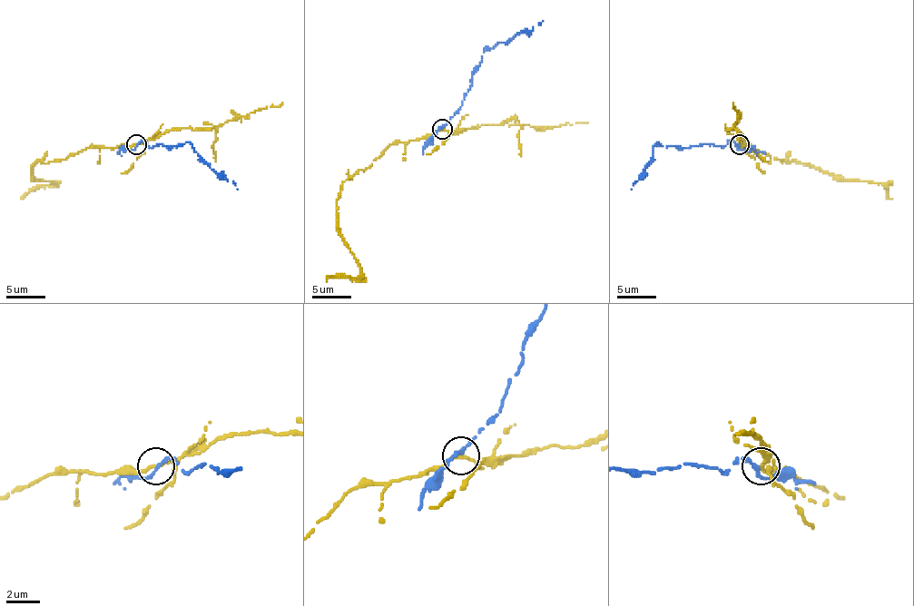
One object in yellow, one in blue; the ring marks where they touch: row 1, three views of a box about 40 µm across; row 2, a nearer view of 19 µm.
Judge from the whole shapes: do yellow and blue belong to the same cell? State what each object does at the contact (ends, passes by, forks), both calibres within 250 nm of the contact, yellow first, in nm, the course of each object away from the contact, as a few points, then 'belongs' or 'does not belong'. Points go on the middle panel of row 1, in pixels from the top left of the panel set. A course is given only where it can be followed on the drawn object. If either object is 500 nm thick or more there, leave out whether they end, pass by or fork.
yellow passes by; blue passes by; 200 nm thick on the yellow side, 240 nm on the other; yellow runs (442, 129), (415, 141), (393, 142), (342, 183), (336, 222), (359, 274), (327, 281); blue runs (442, 129), (462, 105), (464, 95), (472, 83), (472, 72), (484, 52), (497, 42), (509, 42), (543, 21); does not belong

